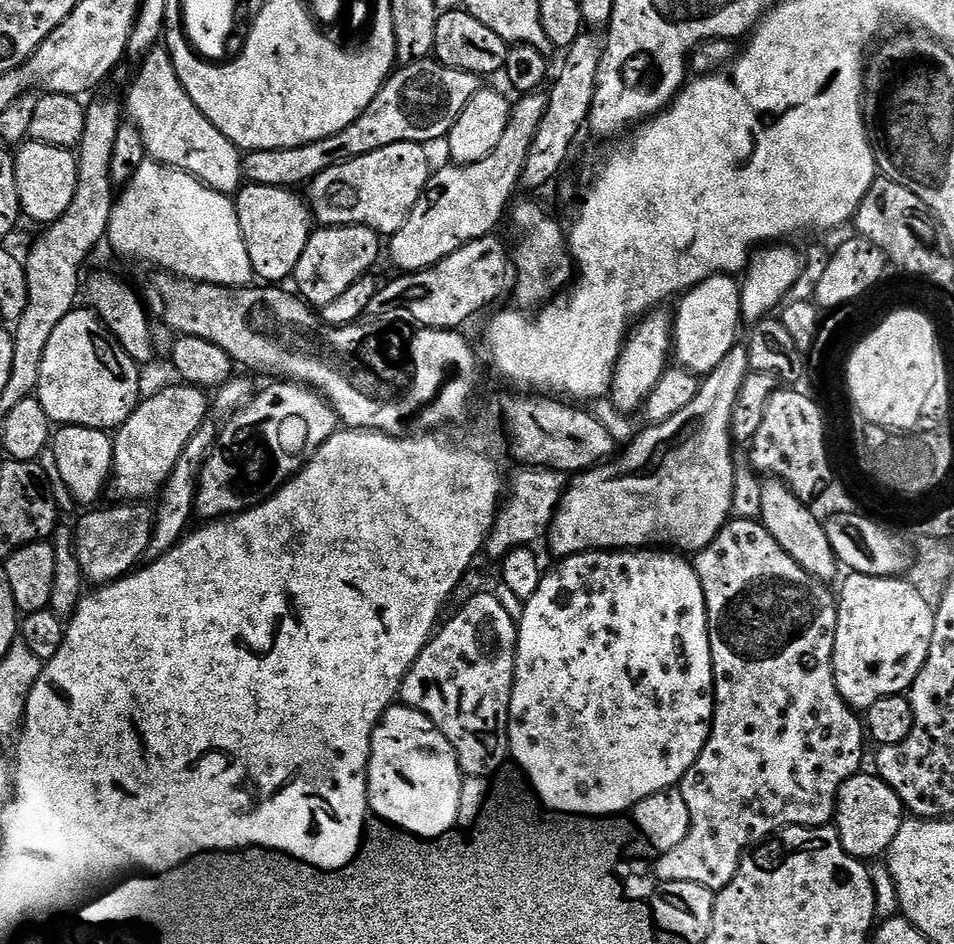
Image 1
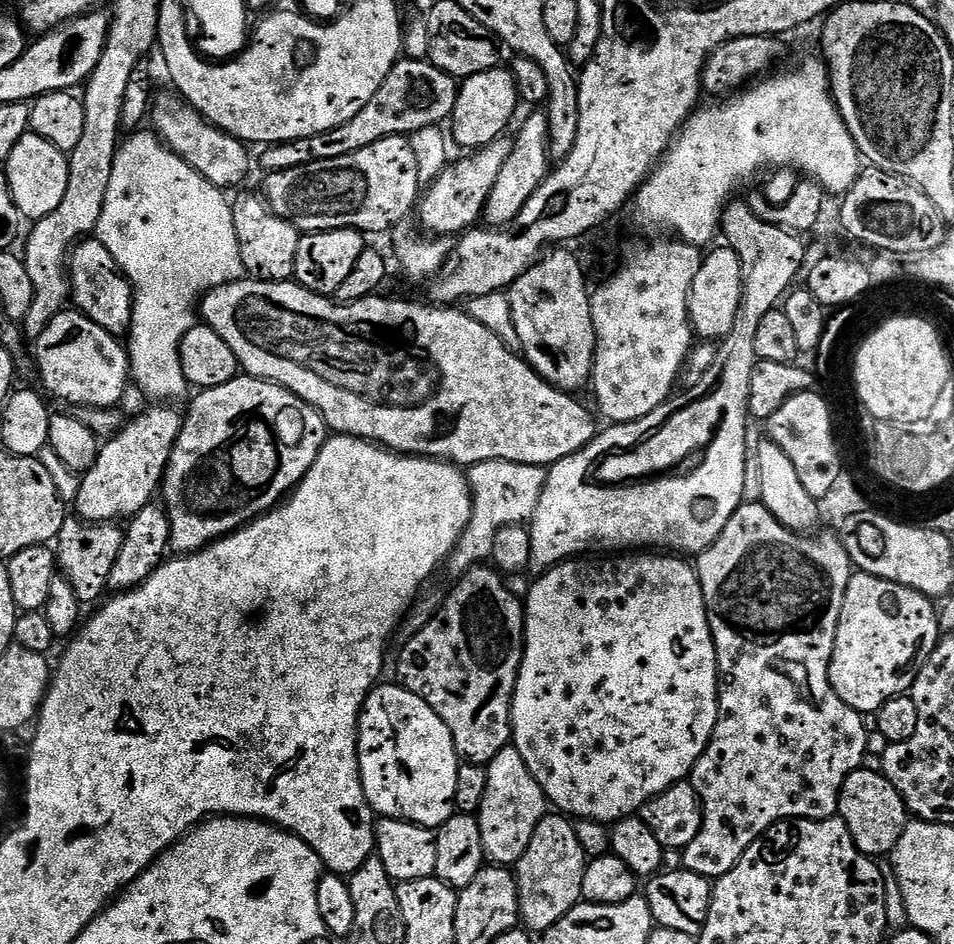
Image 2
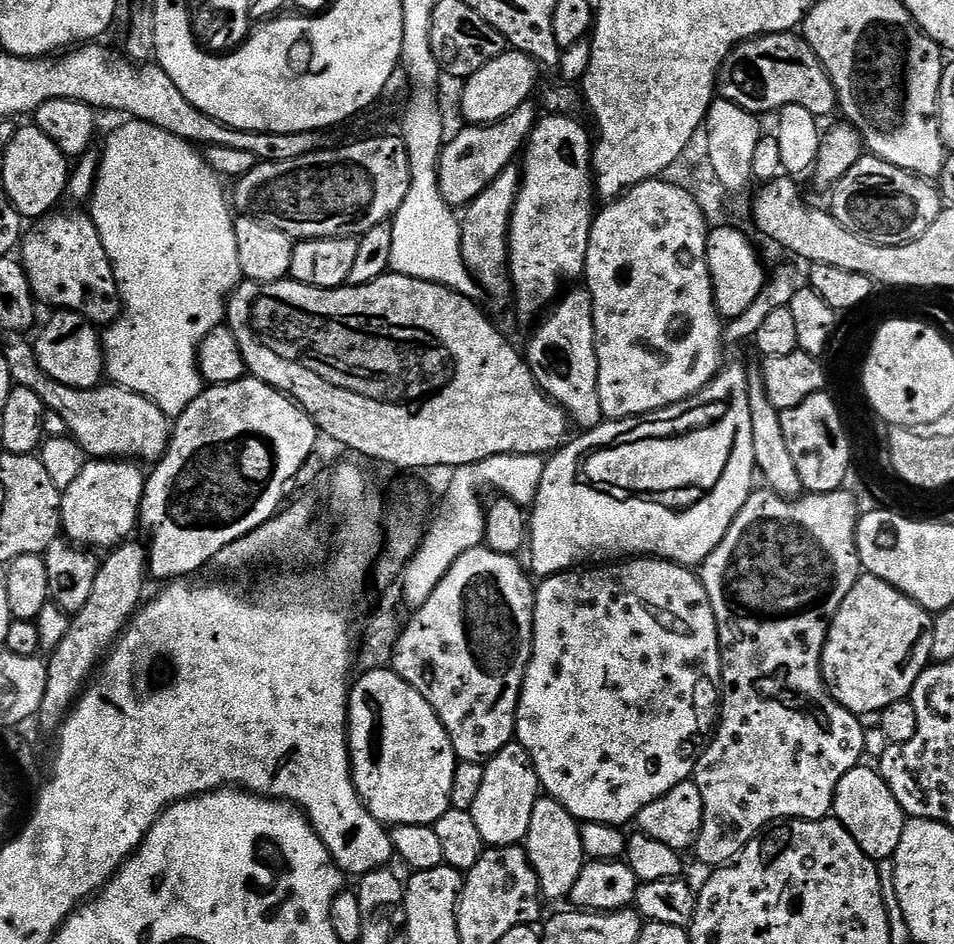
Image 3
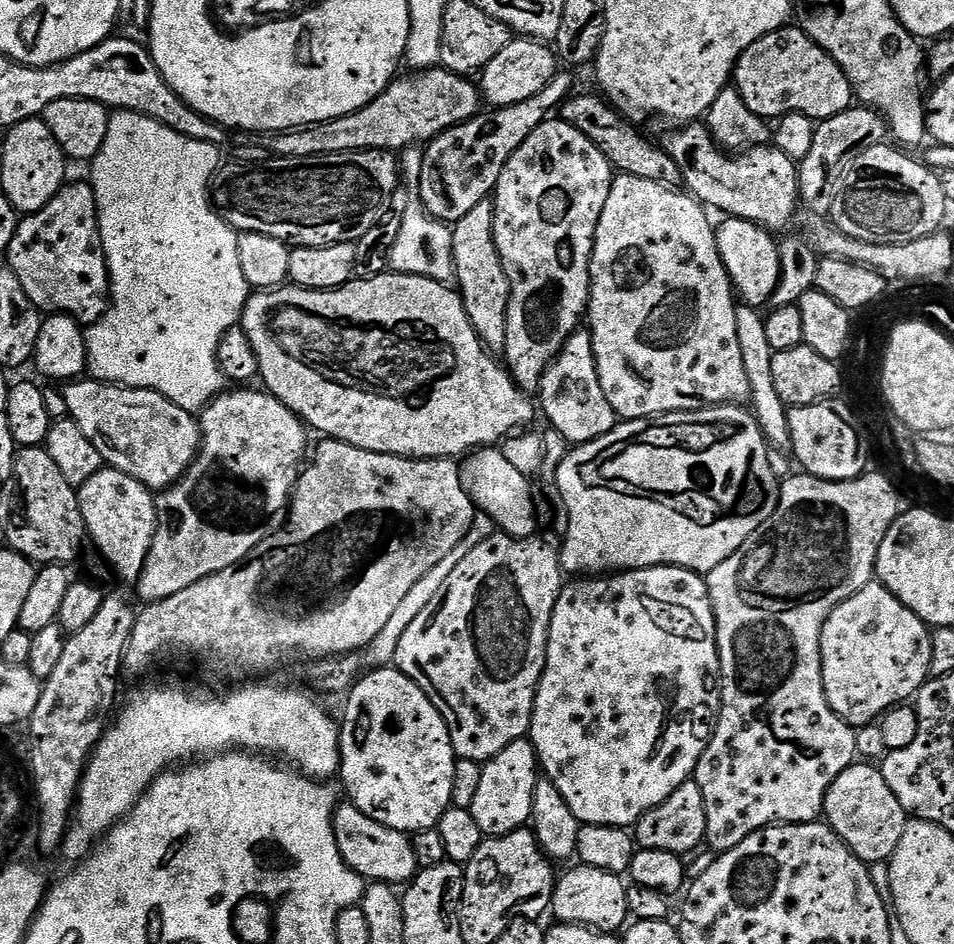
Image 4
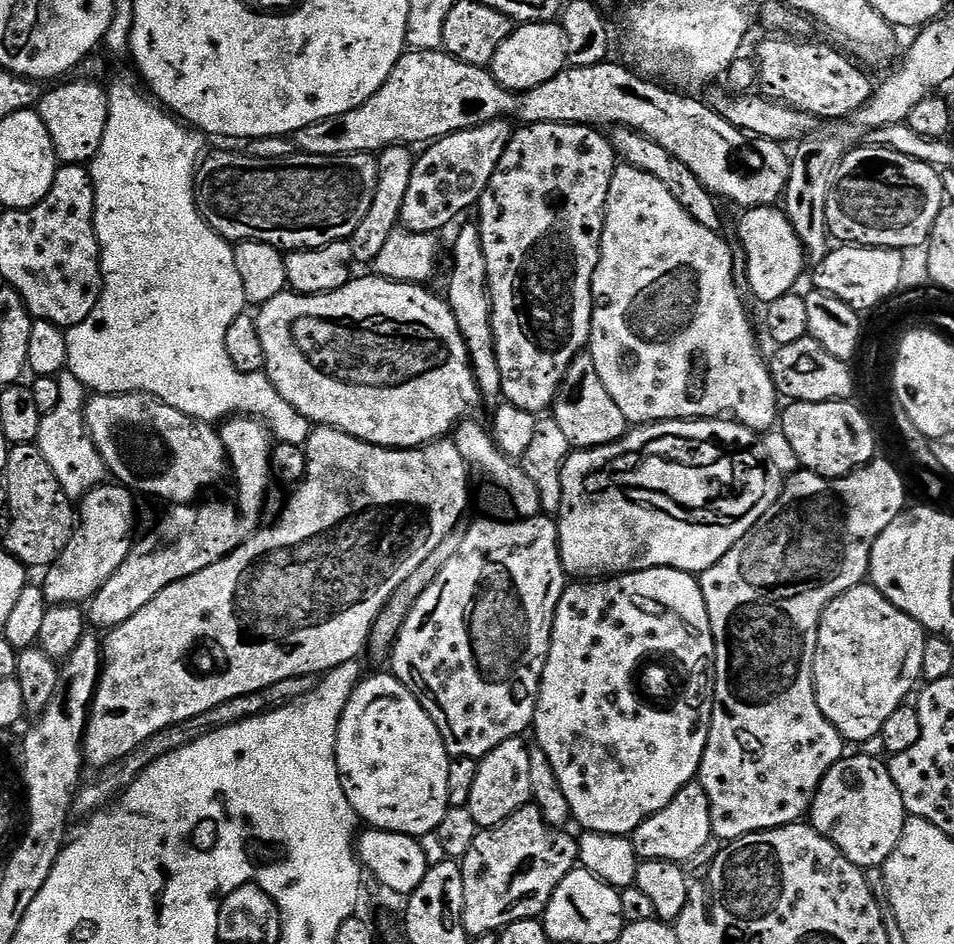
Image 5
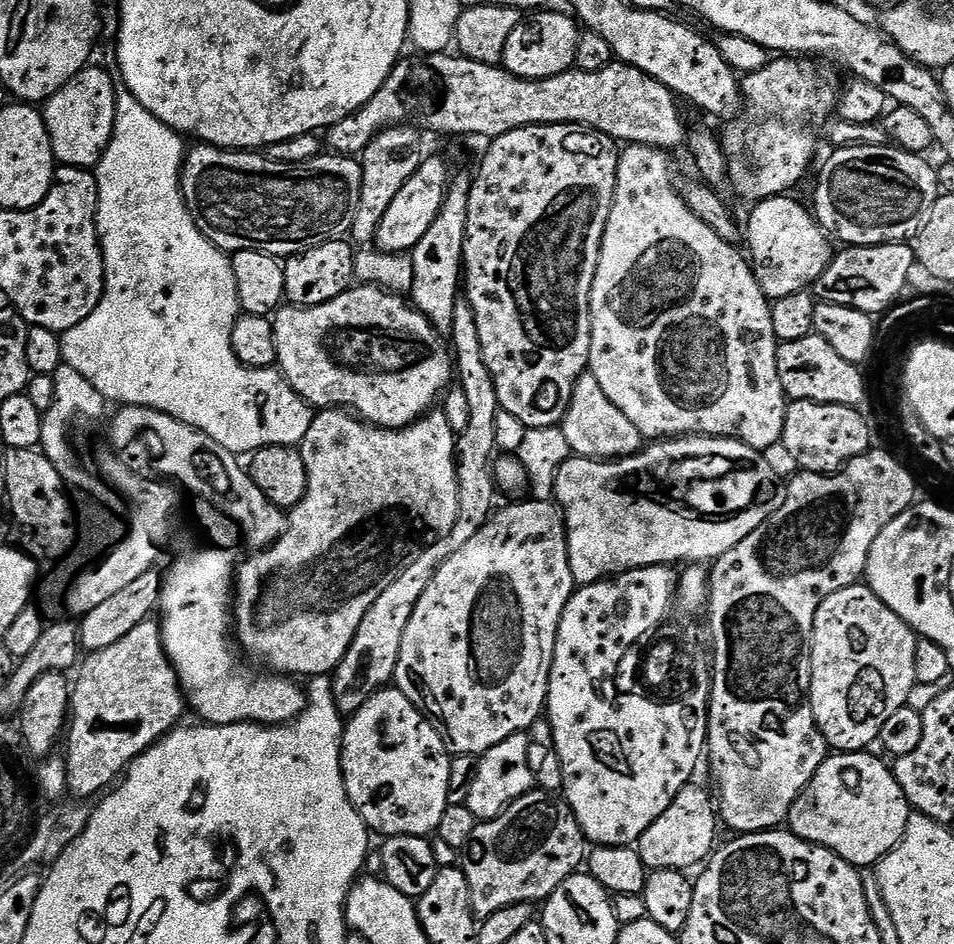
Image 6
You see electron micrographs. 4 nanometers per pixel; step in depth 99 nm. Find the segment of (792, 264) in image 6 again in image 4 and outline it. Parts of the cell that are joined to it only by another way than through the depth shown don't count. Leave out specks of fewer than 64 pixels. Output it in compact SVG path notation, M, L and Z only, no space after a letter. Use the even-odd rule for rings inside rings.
M721 219L716 228L718 254L726 266L732 287L739 299L757 310L763 309L780 281L780 245L767 228L760 228L749 220Z

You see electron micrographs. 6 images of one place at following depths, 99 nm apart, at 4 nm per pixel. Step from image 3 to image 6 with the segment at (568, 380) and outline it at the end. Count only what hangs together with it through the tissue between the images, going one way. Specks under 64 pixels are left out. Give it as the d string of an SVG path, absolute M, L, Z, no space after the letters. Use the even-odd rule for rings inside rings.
M591 370L583 372L574 386L562 429L570 452L585 460L615 460L621 456L633 456L642 447L640 431L628 423L626 414L622 414L622 410L618 410L606 394L602 394L602 385Z

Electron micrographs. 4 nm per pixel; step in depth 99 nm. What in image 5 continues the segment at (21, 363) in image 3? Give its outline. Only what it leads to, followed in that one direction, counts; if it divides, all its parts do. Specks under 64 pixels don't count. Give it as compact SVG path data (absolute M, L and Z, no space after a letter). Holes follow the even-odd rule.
M141 392L93 395L84 408L84 418L89 438L103 458L107 471L121 485L140 496L157 496L160 500L170 500L168 502L173 505L191 505L200 488L219 476L220 463L223 465L226 460L219 433L211 423L193 420L182 414L182 410L174 410L174 406L166 406L166 402L143 396Z

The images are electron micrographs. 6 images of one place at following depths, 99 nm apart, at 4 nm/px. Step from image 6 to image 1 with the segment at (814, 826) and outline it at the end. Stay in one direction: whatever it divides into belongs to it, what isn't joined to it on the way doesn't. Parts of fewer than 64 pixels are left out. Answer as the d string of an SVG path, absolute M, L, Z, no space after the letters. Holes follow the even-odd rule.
M879 774L864 775L852 776L840 787L834 820L849 854L861 858L883 857L892 847L894 838L898 838L898 830L906 819L906 809L898 794Z

